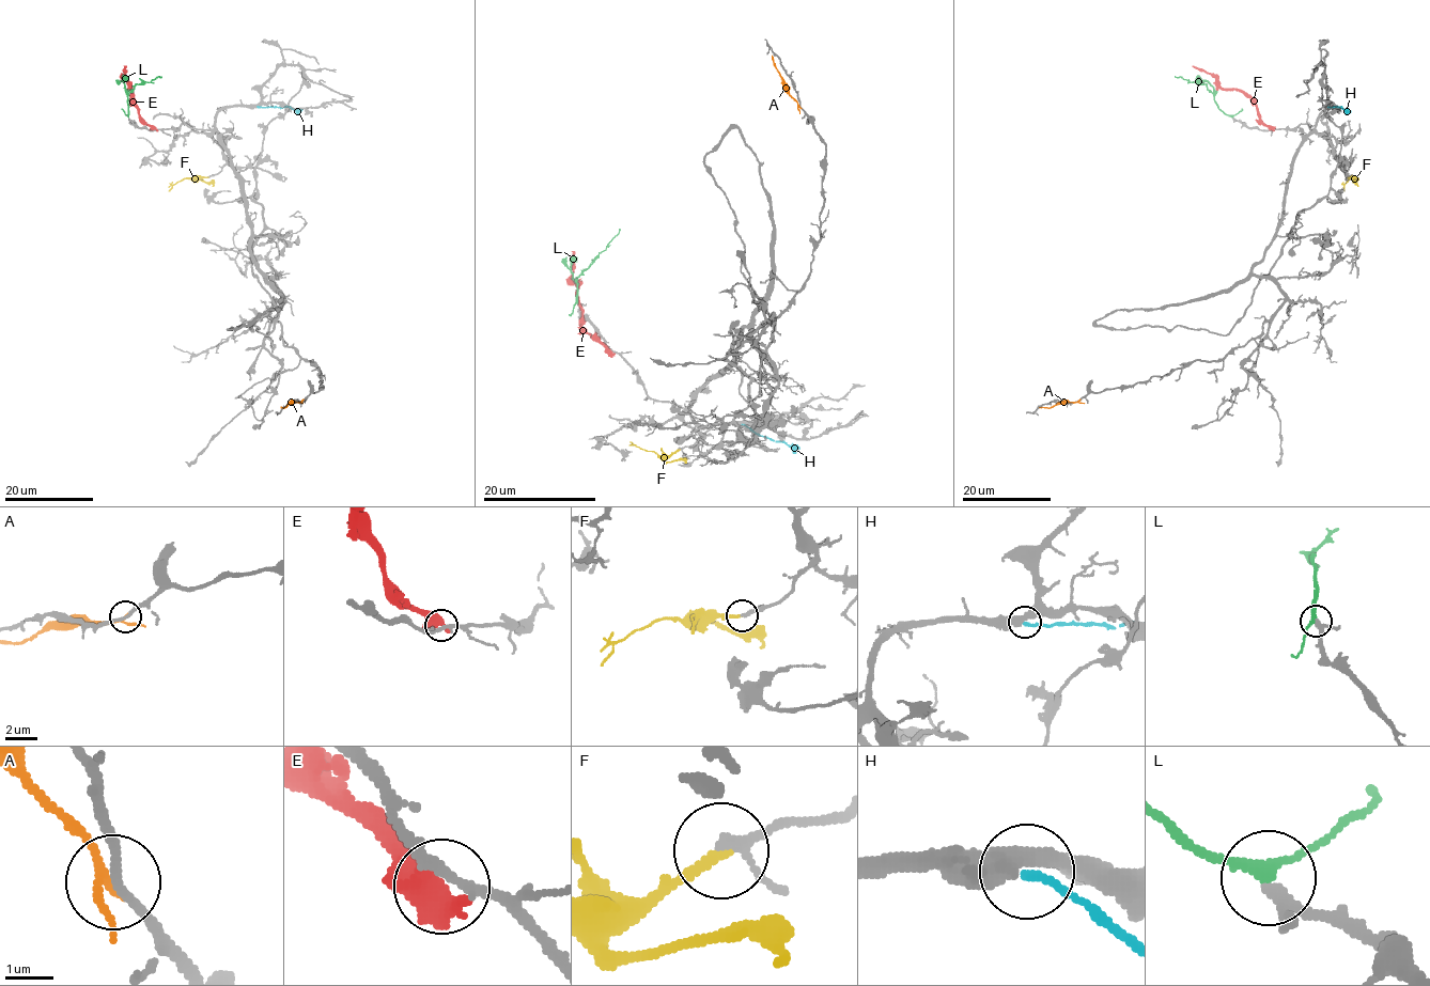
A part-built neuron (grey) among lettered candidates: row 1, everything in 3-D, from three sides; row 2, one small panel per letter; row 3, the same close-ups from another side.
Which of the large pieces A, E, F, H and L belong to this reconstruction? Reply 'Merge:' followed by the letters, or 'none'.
Merge: F, L

